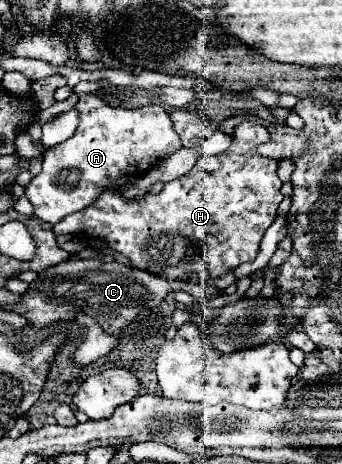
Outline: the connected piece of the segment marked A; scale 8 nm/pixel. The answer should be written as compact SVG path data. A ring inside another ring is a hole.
M85 93L79 95L77 109L81 109L81 123L75 135L45 153L43 171L23 191L35 207L35 215L51 225L91 205L97 193L109 187L119 175L145 175L153 165L181 147L181 139L173 131L171 115L163 105L123 109Z

